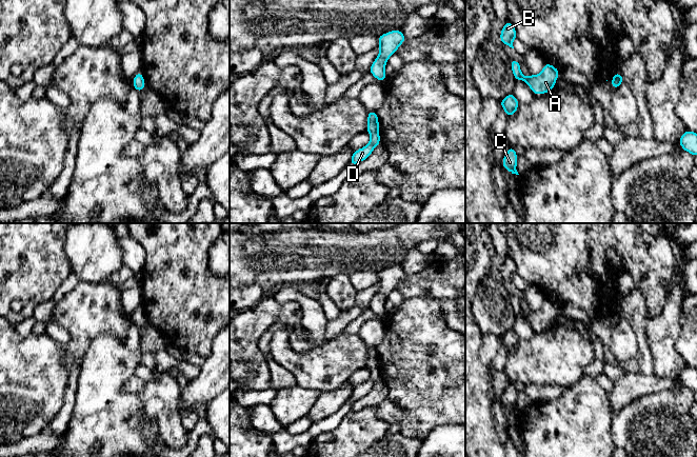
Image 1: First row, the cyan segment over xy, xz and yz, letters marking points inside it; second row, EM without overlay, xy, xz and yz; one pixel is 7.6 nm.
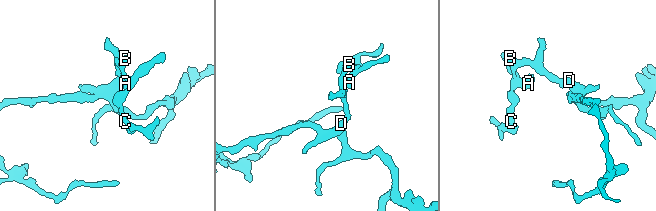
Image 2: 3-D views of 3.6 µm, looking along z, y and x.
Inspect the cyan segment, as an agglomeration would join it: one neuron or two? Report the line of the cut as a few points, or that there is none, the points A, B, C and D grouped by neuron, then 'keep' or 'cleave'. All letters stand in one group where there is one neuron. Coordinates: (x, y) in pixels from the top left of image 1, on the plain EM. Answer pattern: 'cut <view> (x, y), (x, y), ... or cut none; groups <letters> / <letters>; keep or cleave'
cut none; groups A B C D; keep

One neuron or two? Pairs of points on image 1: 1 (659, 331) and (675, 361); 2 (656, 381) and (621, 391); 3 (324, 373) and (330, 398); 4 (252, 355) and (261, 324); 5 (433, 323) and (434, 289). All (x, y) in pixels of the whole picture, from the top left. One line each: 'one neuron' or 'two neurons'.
1: one neuron
2: one neuron
3: two neurons
4: one neuron
5: two neurons

